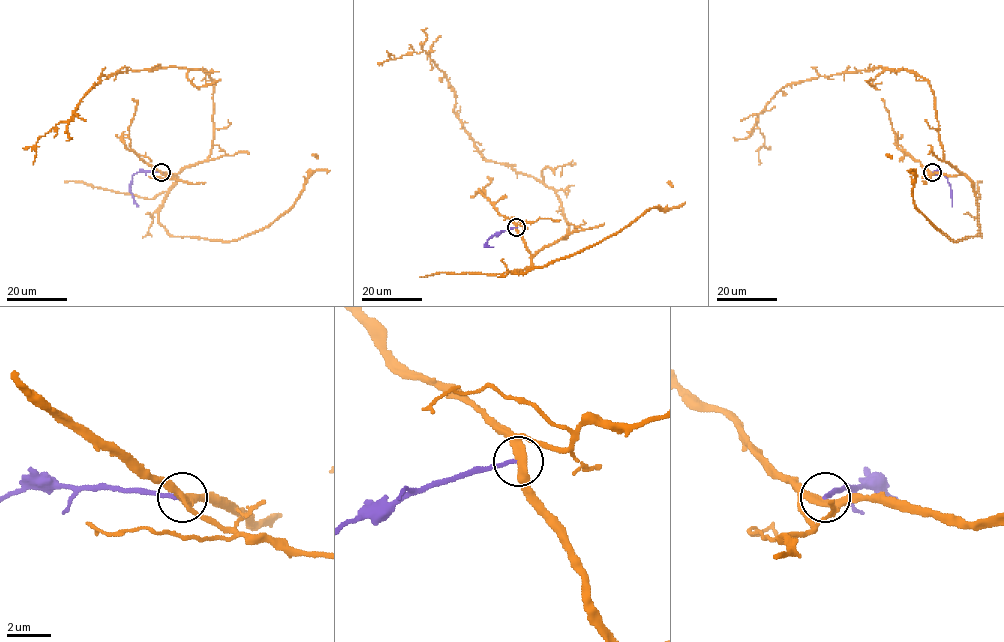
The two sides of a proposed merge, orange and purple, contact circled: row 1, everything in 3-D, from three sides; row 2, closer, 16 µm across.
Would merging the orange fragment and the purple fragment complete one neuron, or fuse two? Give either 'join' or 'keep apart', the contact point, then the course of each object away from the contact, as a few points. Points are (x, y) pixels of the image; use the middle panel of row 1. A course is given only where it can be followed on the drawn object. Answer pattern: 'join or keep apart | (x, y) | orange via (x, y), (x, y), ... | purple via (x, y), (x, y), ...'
keep apart | (516, 227) | orange via (516, 227), (532, 255), (565, 238), (556, 192), (484, 158), (453, 111), (454, 90), (424, 51), (388, 54) | purple via (516, 227), (487, 240), (485, 246), (493, 247)

